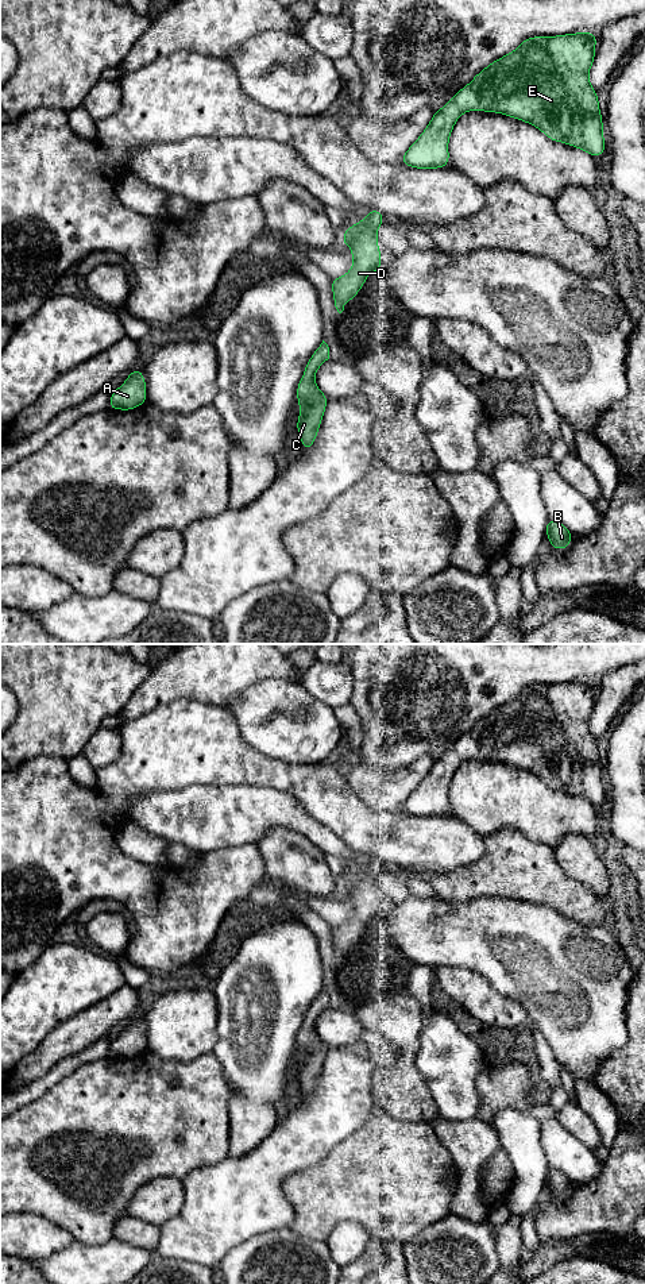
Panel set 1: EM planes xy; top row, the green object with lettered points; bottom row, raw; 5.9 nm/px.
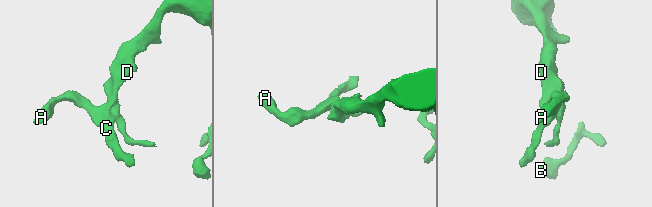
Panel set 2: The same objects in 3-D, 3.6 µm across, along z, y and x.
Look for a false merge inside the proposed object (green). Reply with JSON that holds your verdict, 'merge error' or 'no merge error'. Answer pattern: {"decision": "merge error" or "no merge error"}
{"decision": "no merge error"}

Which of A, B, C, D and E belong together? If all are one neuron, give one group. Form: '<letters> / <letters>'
A B C D E

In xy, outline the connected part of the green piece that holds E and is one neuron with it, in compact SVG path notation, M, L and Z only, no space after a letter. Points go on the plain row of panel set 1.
M596 680L525 687L513 701L484 716L440 759L434 760L428 775L399 810L417 817L437 817L449 813L451 779L459 764L472 757L498 760L526 770L553 790L564 790L582 797L594 806L600 805L606 797L603 771L598 741L588 729L588 720L595 706L595 693Z

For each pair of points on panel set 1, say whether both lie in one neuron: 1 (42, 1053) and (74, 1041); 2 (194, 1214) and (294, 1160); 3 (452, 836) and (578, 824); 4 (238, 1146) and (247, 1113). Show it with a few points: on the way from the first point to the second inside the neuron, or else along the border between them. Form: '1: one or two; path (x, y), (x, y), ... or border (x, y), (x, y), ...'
1: one; path (50, 1052), (58, 1044), (66, 1041)
2: one; path (219, 1211), (270, 1164)
3: two; border (451, 814), (464, 821), (483, 839)
4: one; path (243, 1138), (247, 1132), (247, 1121)

